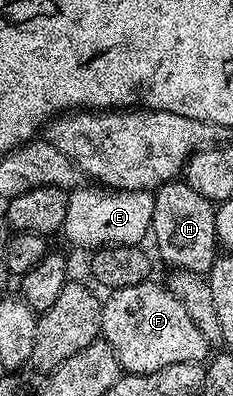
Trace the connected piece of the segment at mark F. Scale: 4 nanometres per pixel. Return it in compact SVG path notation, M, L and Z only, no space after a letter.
M148 279L136 286L121 287L108 296L111 297L108 301L102 302L101 337L115 352L120 370L138 375L156 373L173 363L206 362L209 342L197 331L197 323L189 319L185 303L177 299L166 284L154 285L153 282Z

